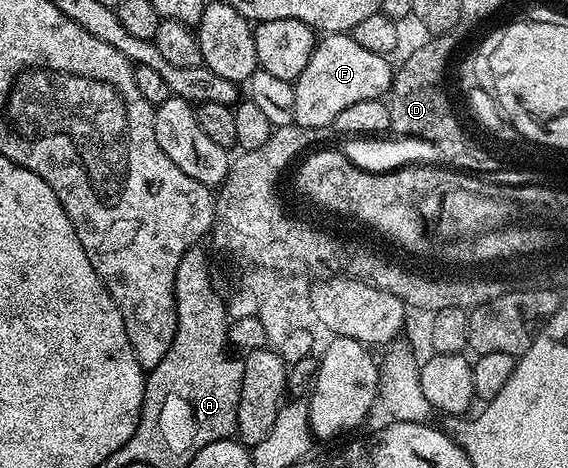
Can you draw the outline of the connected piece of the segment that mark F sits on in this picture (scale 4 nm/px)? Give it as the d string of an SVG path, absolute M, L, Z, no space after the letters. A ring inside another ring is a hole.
M327 33L316 42L313 53L309 57L309 65L299 74L299 78L294 80L295 100L293 101L294 122L303 127L317 127L327 129L334 124L337 113L349 105L357 105L357 101L369 101L386 96L391 90L391 80L393 78L393 67L390 67L388 56L369 53L369 49L364 49L353 41L350 33Z

